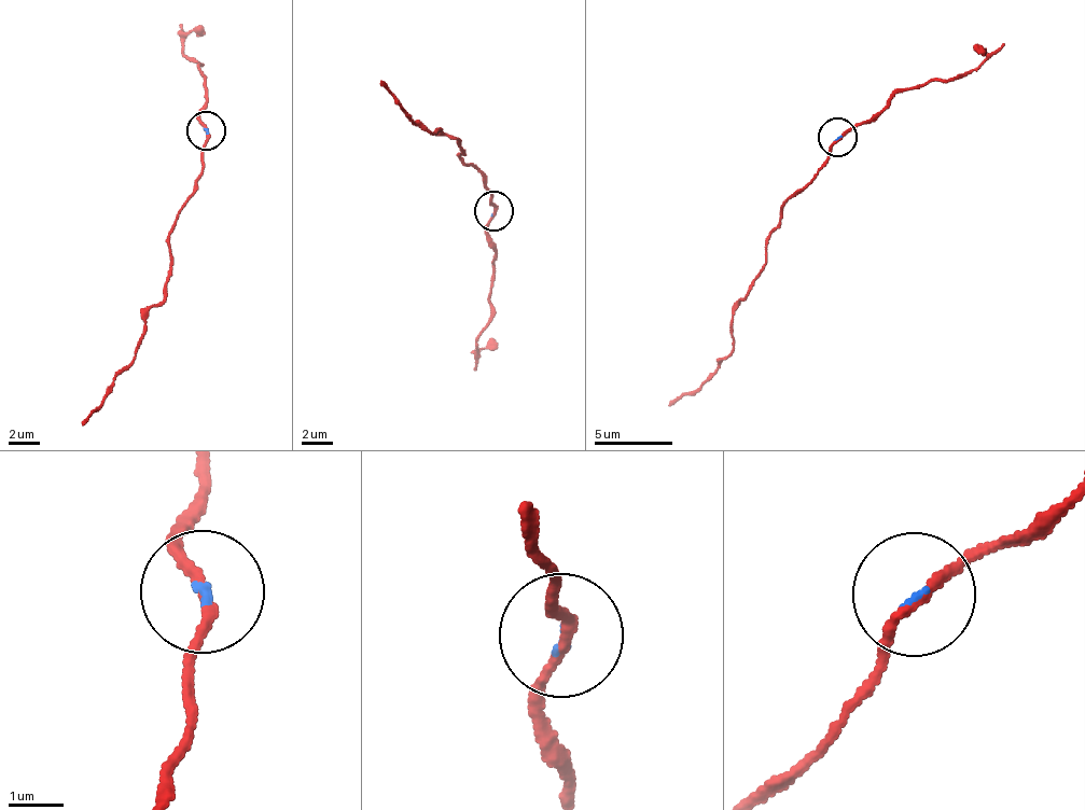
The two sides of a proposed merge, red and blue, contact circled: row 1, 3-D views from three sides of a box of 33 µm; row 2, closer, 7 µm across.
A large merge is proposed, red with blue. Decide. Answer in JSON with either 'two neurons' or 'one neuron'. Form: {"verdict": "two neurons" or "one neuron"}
{"verdict": "two neurons"}

